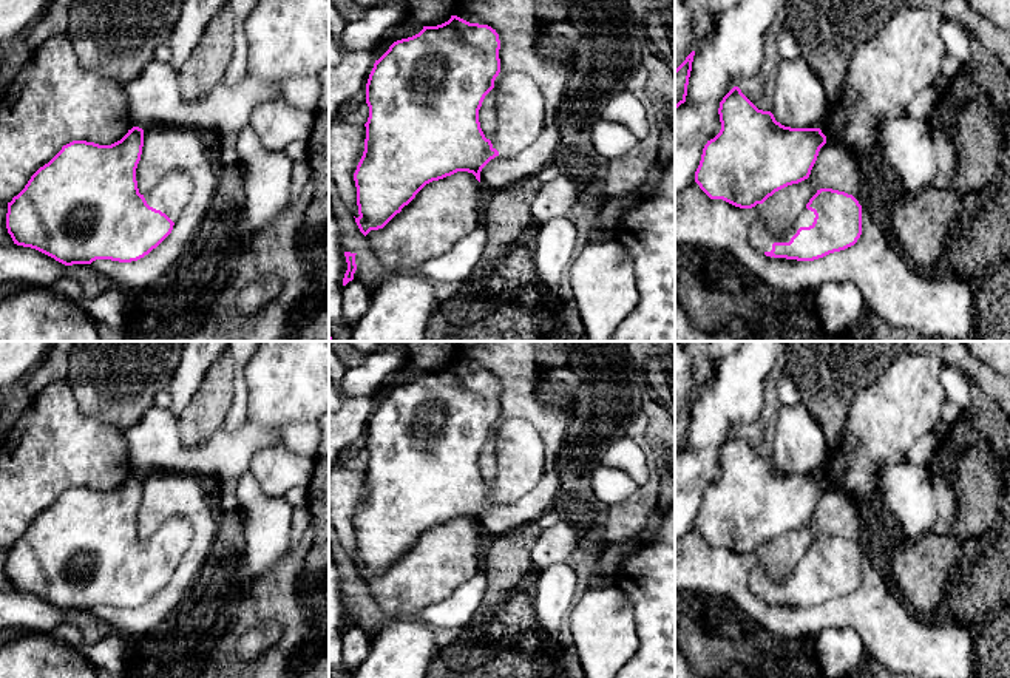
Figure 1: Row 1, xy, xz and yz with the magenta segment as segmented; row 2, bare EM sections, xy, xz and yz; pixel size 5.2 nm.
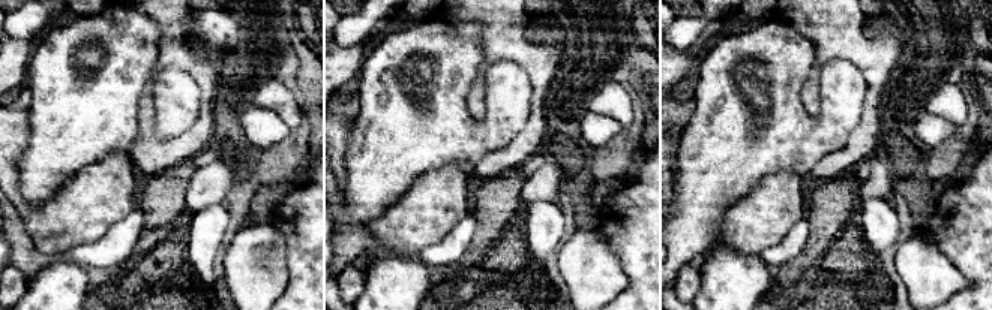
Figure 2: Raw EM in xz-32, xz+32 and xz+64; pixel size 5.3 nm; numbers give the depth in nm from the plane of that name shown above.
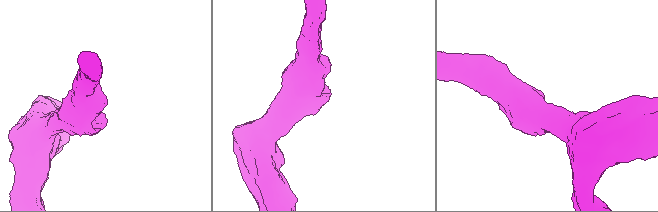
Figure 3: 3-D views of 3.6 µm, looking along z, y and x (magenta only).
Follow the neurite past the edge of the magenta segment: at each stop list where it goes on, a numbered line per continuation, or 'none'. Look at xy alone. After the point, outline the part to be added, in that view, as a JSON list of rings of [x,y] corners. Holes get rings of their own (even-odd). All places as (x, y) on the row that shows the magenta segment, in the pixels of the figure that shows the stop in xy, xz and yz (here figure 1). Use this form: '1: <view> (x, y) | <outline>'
1: xy (172, 193) | [[[184,171],[168,173],[159,184],[144,195],[147,204],[165,213],[173,222],[191,196],[191,178]]]

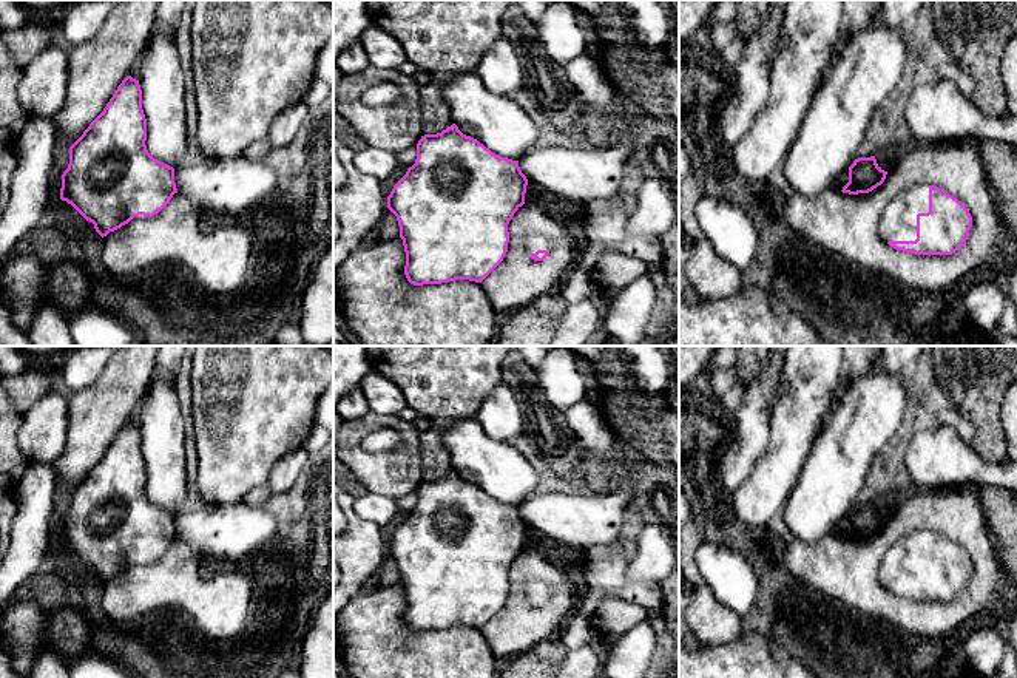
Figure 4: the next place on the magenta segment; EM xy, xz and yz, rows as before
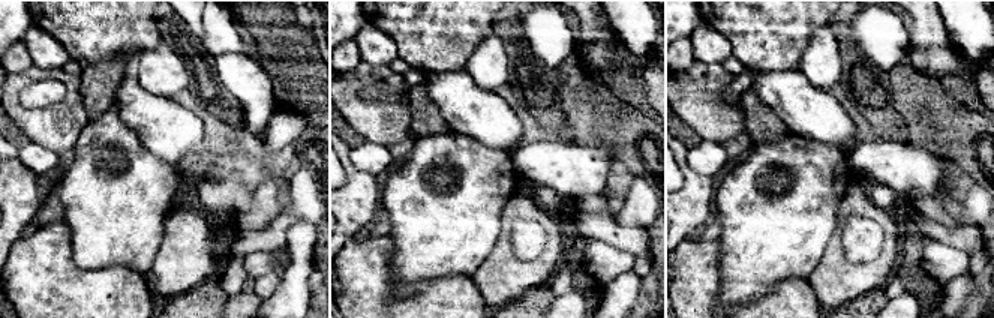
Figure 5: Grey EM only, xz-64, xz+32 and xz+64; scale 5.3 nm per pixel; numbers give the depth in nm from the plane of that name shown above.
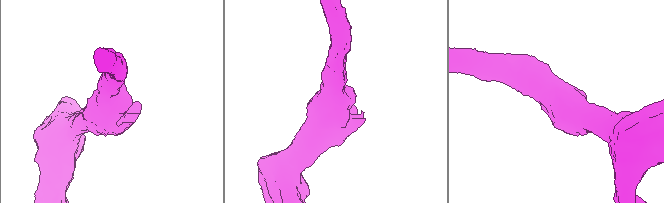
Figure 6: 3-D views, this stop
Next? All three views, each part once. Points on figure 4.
1: yz (898, 223) | [[[918,182],[898,193],[884,208],[880,235],[884,241],[915,241],[917,215],[929,212],[929,184]]]

